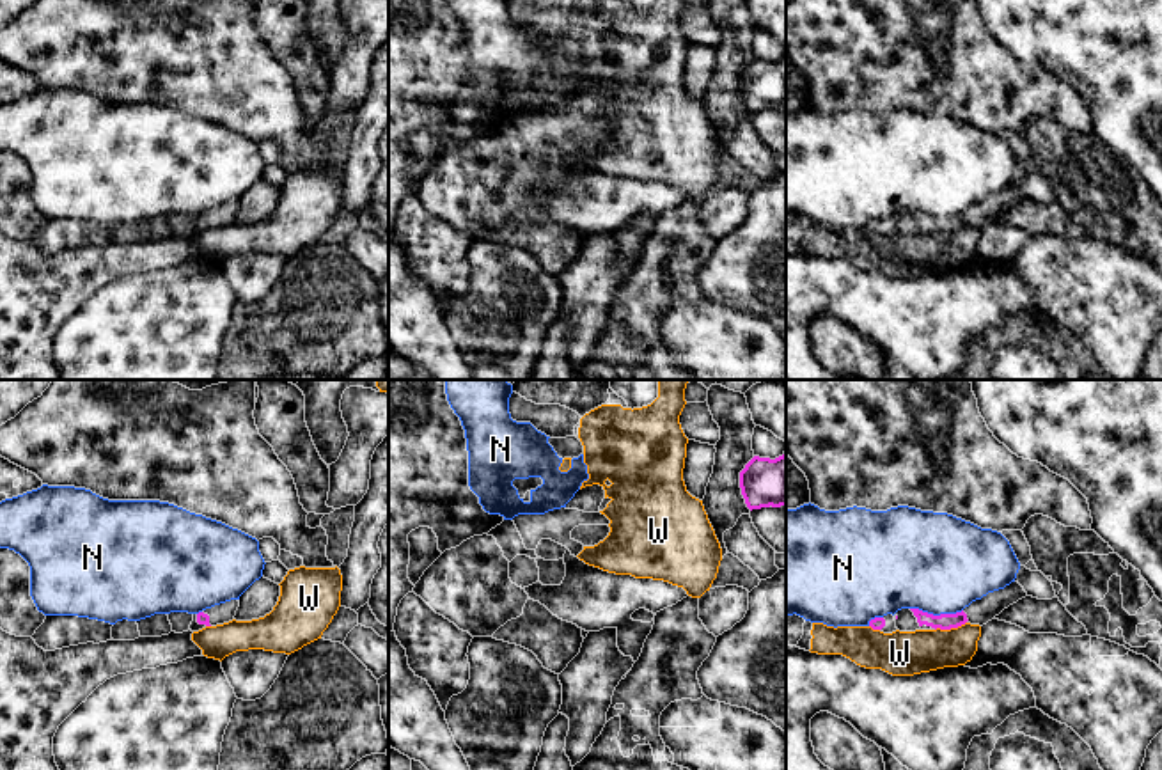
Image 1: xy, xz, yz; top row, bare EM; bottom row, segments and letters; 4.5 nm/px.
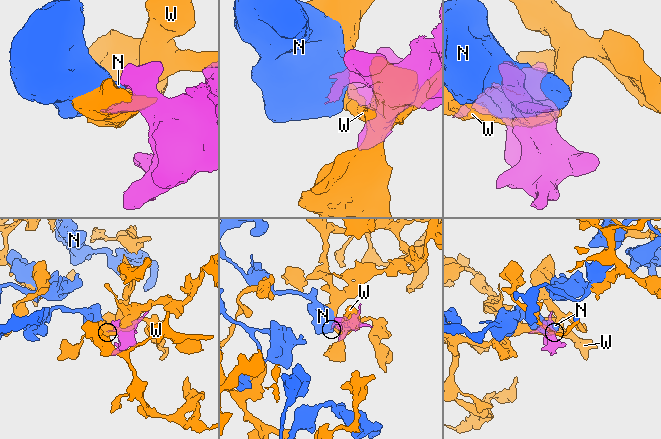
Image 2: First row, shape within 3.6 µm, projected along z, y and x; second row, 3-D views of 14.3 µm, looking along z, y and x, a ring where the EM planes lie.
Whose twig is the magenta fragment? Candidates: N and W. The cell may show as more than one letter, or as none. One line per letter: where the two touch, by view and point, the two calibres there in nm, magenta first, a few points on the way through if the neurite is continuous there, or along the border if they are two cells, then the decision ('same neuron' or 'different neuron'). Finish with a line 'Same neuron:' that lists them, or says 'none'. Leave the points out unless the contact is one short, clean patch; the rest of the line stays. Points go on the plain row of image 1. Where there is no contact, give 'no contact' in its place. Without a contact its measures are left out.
N: meets magenta in yz at (937, 219); 80 nm thick on the magenta side, 460 nm on the other; different neuron
W: meets magenta in yz at (950, 231); 80 nm thick on the magenta side, 200 nm on the other; different neuron
Same neuron: none

